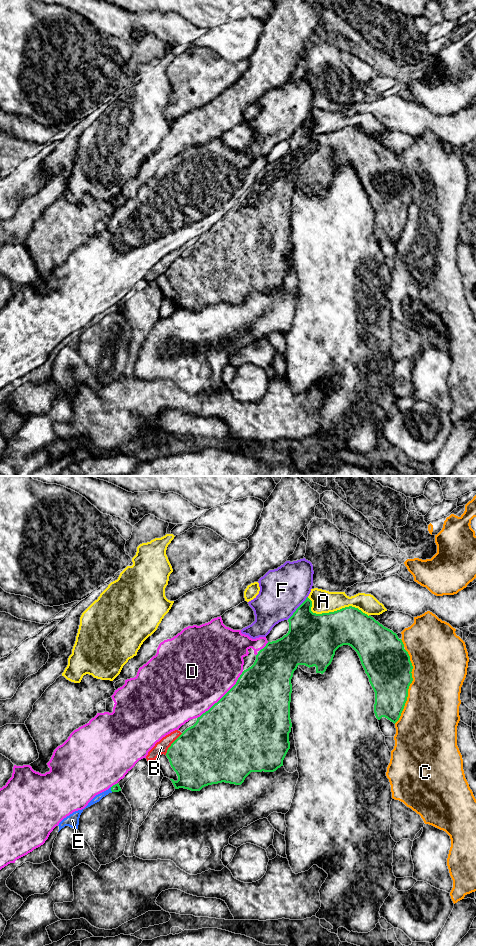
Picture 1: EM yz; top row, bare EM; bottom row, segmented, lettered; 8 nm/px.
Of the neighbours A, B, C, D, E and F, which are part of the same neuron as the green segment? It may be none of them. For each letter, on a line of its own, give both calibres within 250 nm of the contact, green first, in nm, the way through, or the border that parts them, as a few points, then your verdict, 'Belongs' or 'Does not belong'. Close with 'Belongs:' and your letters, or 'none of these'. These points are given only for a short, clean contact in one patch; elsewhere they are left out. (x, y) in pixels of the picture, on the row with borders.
A: Thickness 380 nm (green) against 180 nm. Does not belong
B: Thickness 460 nm (green) against 110 nm. Does not belong
C: Thickness 380 nm (green) against 420 nm. Does not belong
D: Thickness 500 nm (green) against 500 nm. Does not belong
E: Thickness 60 nm (green) against 60 nm. Path across: yz (115, 788), (111, 789), (97, 798). Belongs
F: Thickness 360 nm (green) against 360 nm. Does not belong
Belongs: E

